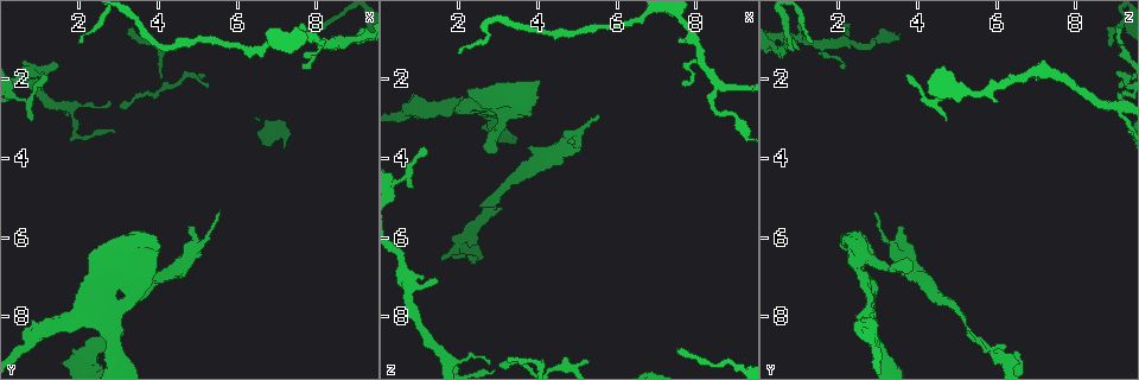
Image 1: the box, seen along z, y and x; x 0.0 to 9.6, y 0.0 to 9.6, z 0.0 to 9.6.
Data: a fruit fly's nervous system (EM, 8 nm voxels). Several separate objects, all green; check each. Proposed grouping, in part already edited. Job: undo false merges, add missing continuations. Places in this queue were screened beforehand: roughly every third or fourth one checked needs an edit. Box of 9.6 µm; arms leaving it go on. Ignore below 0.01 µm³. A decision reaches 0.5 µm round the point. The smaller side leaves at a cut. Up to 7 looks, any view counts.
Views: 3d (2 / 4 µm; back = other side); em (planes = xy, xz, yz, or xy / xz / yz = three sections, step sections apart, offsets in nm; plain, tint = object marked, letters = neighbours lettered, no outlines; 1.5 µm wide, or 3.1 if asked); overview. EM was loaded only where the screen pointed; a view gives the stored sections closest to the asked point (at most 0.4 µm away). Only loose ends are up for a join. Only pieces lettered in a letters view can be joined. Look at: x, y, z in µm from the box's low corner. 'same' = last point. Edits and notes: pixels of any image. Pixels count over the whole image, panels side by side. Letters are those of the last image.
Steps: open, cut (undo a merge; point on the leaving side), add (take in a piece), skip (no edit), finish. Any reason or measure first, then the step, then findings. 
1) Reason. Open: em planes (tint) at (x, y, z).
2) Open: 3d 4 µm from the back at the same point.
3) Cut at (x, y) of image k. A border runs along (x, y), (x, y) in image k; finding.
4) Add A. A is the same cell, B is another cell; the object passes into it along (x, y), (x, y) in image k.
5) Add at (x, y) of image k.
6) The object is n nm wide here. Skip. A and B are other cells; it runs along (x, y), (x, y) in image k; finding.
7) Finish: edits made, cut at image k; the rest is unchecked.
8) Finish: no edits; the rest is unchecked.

Open: em xy step 4 (letters) at (7.60, 1.15, 8.95).

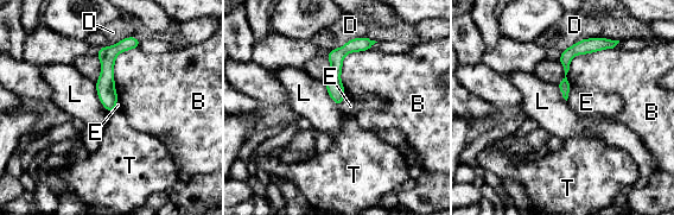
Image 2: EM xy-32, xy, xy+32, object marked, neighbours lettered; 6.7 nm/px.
The object is 80 nm wide here. Skip. B, D, E, L and T are other cells; it runs along (132, 39), (107, 59), (110, 108) in image 2; none of them fits.

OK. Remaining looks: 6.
Arms part here. Open: em planes (plain) at (8.55, 1.05, 2.15).

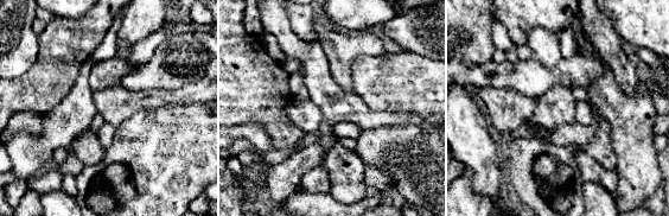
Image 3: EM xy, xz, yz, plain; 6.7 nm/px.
See the neighbours. Open: em planes (letters) at the same point.

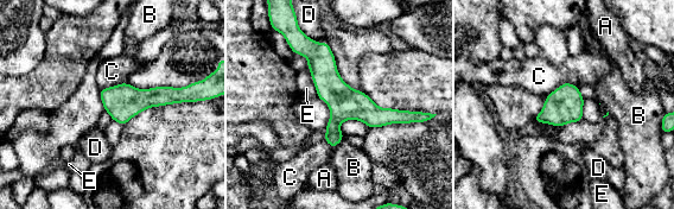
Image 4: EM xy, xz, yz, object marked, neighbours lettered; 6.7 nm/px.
The object is 220 nm wide here. Skip. A, B, C, D and E are other cells; continuous, no second neuron.

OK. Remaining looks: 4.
An open end. Open: em planes (letters) at (2.90, 6.70, 3.80).

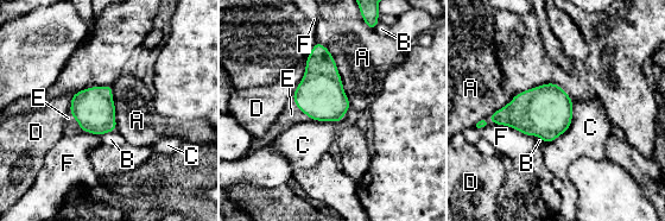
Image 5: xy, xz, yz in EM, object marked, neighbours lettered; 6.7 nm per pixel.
Add E. E is the same cell, A, B, C, D and F are other cells; the object passes into it along (320, 95), (298, 108), (291, 114) in image 5; it goes on there.

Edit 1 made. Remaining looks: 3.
Finish: edits made, add at image 5; the rest is unchecked.

